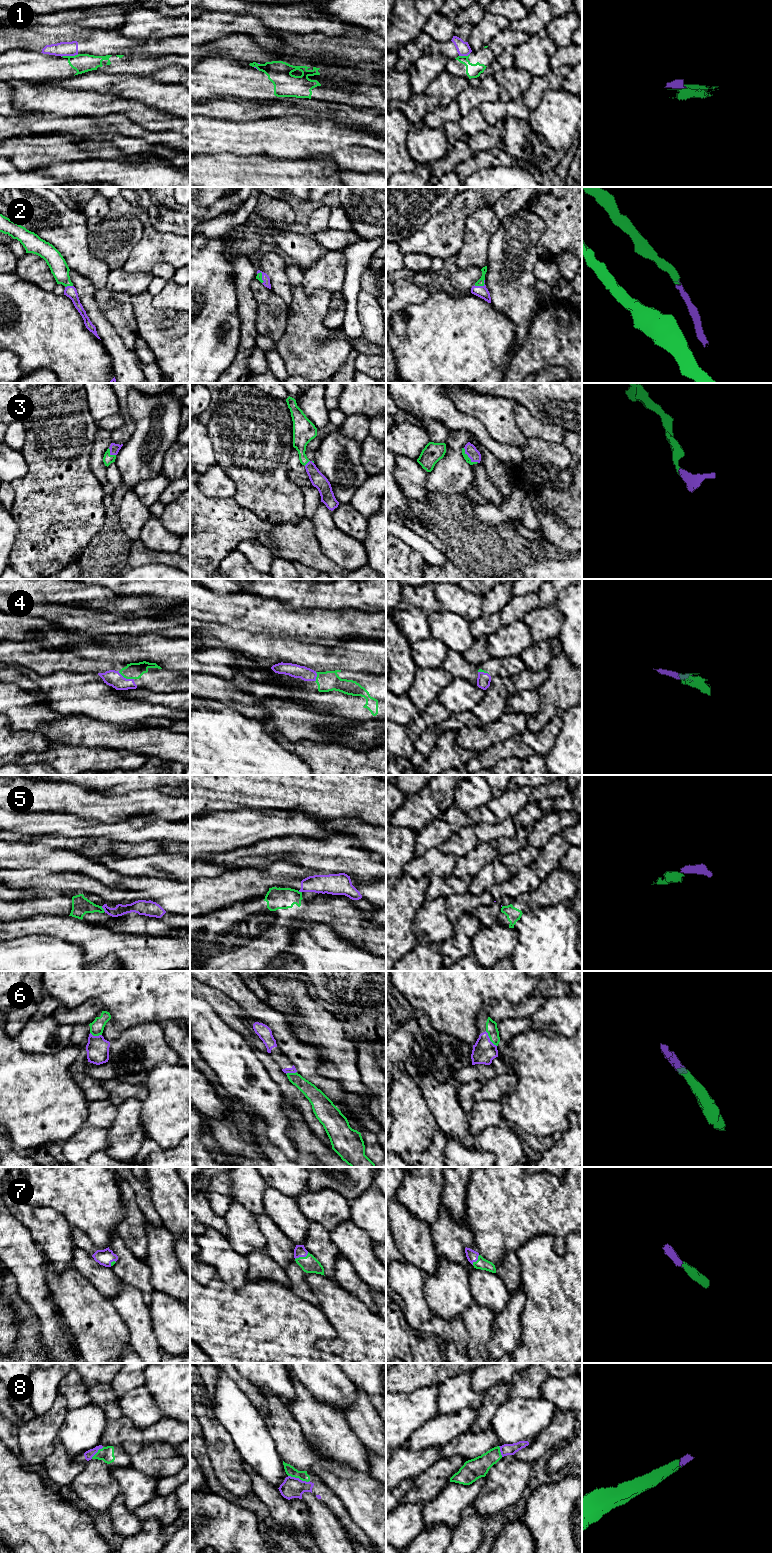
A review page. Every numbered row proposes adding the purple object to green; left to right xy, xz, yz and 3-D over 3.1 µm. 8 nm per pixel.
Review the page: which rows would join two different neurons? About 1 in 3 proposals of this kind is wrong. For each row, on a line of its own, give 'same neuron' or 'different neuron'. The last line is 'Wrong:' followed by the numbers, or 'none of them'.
1: different neuron
2: same neuron
3: same neuron
4: same neuron
5: different neuron
6: same neuron
7: same neuron
8: same neuron
Wrong: 1, 5

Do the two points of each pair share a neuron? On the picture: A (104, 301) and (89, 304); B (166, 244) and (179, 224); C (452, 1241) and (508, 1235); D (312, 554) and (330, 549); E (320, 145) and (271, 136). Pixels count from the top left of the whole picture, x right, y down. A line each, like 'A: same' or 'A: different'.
A: different
B: different
C: different
D: different
E: same

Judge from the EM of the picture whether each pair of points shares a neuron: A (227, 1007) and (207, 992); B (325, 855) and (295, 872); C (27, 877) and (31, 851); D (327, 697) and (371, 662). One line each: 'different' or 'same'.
A: same
B: different
C: different
D: different

